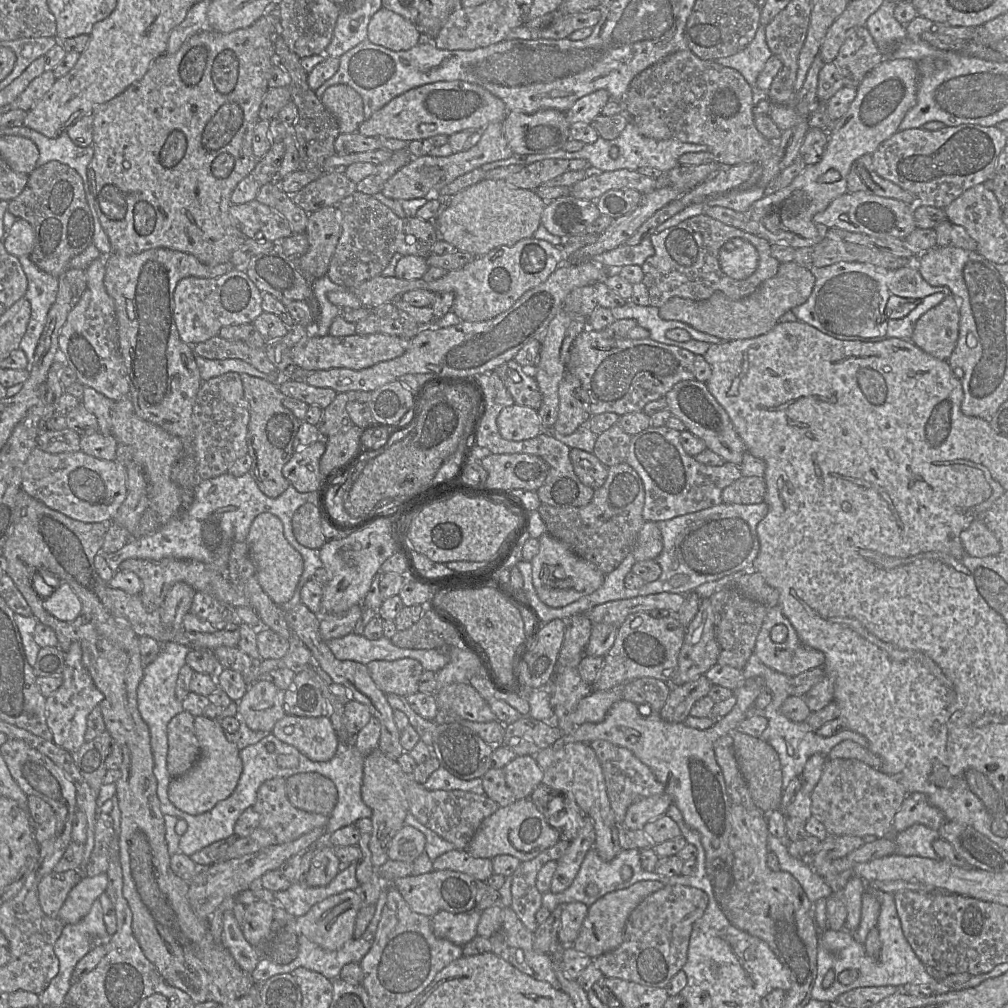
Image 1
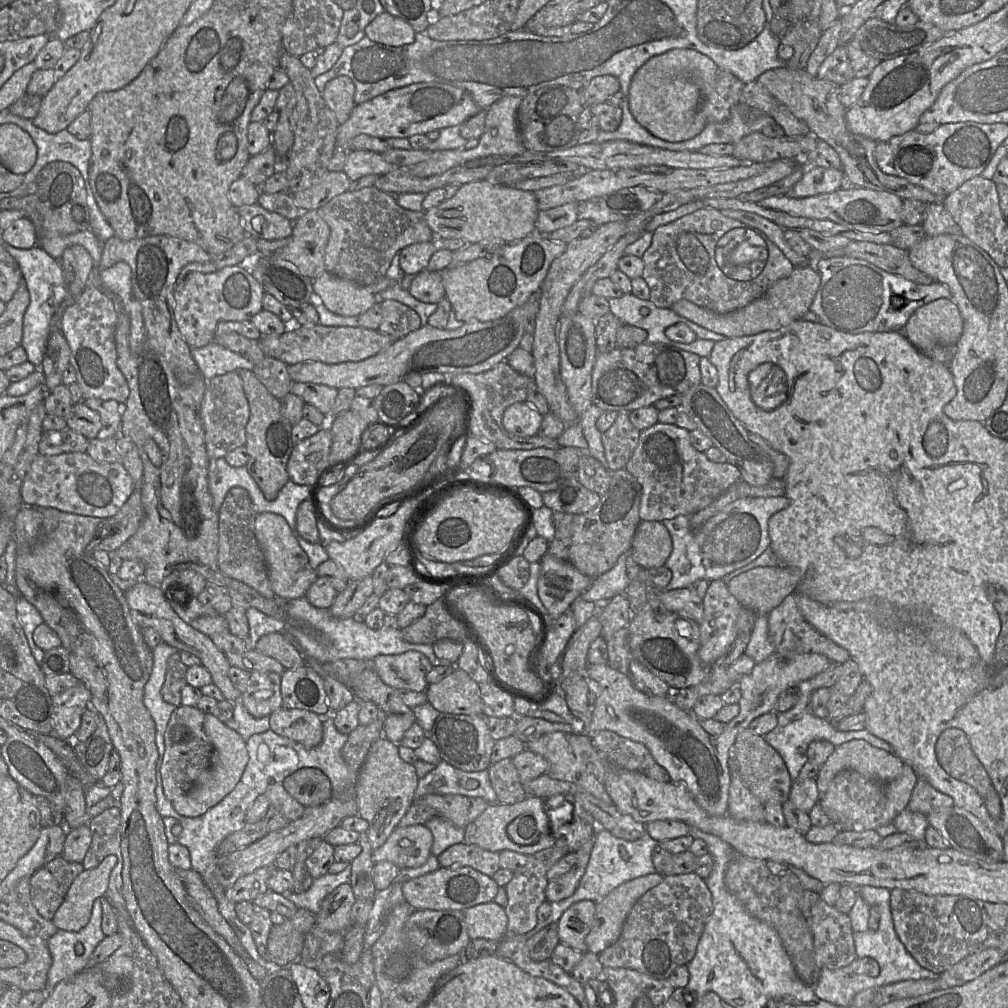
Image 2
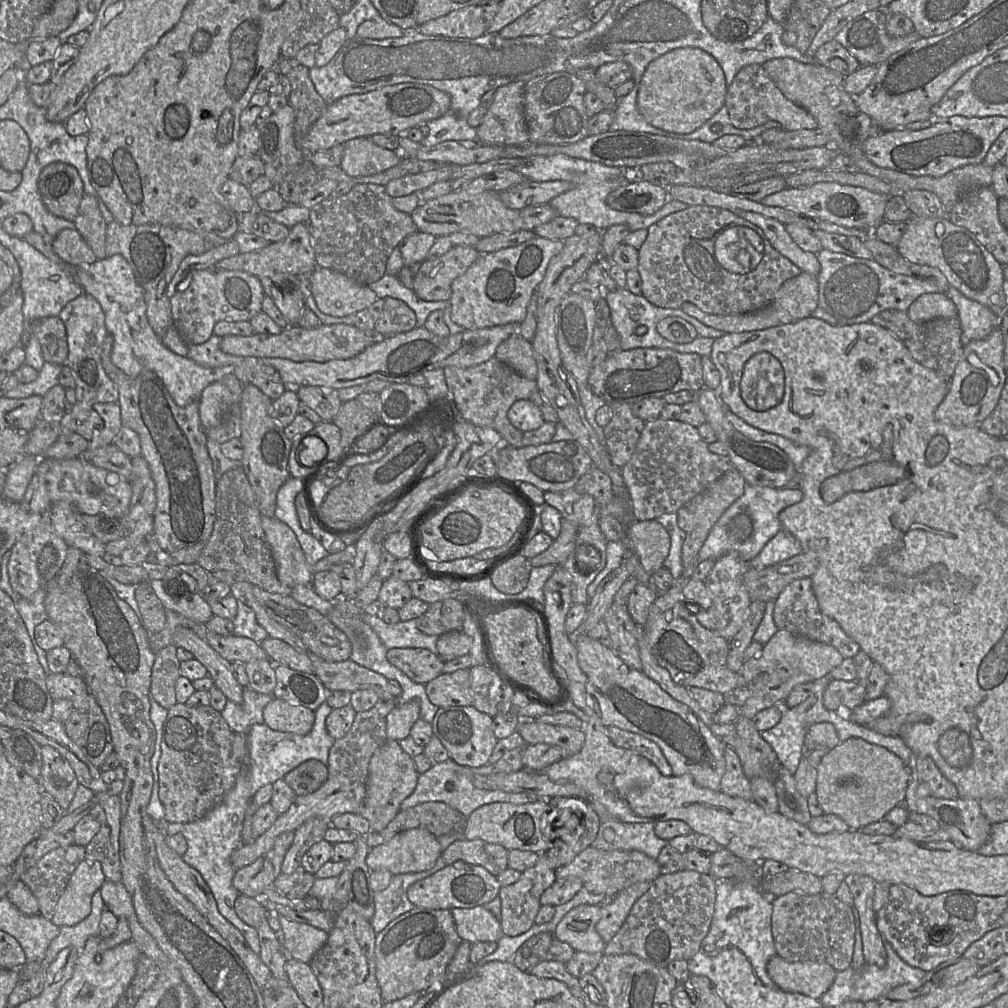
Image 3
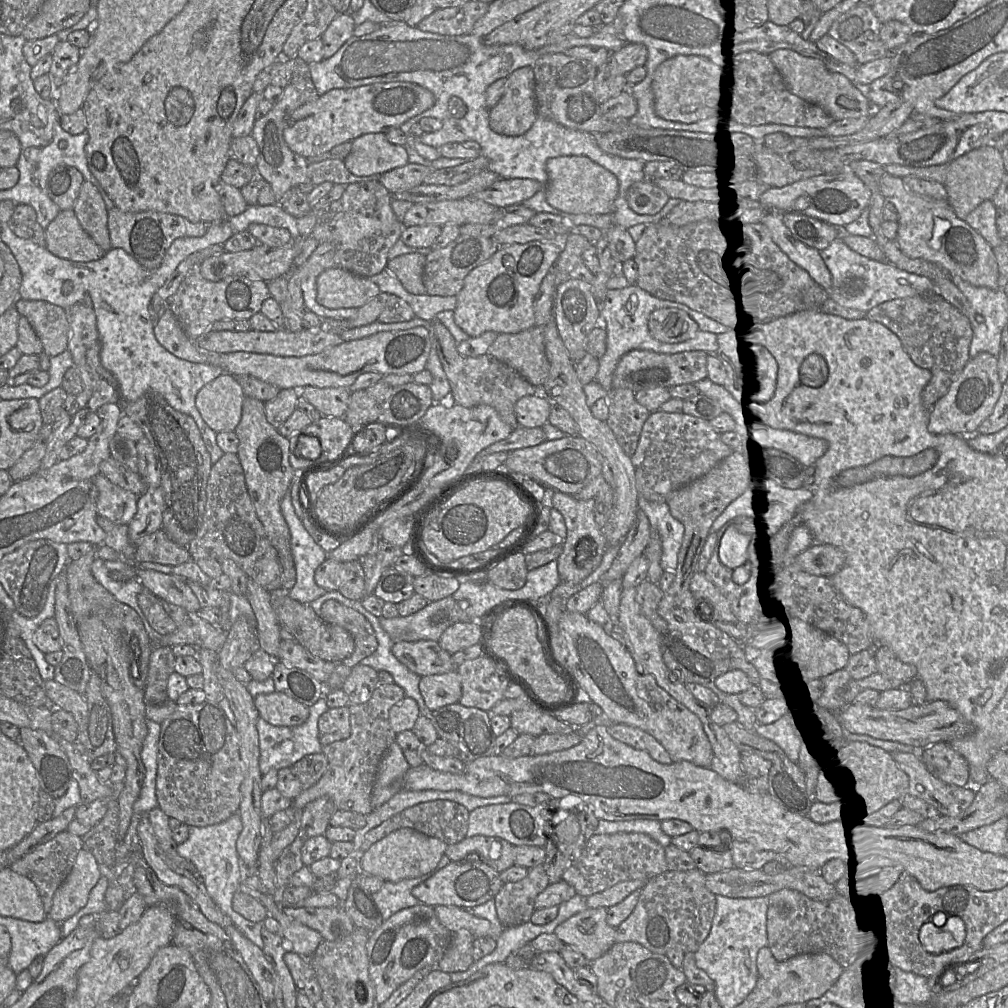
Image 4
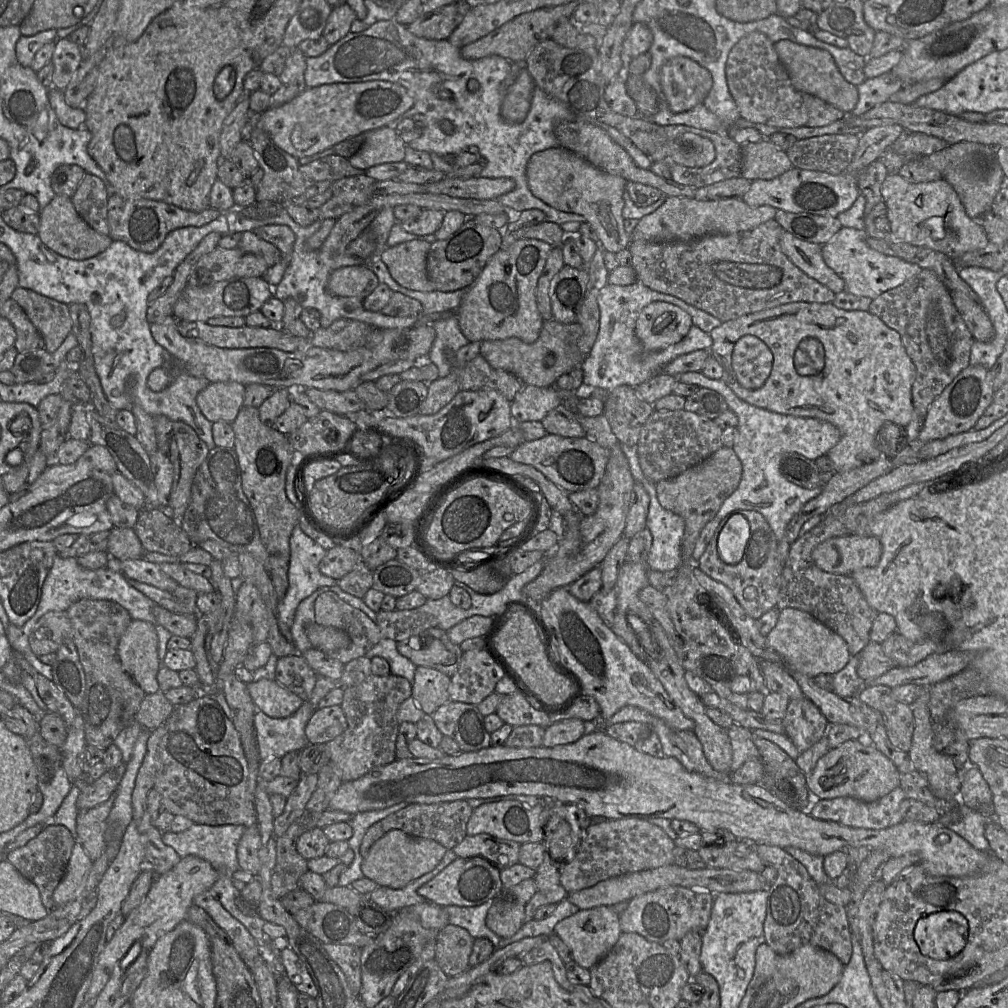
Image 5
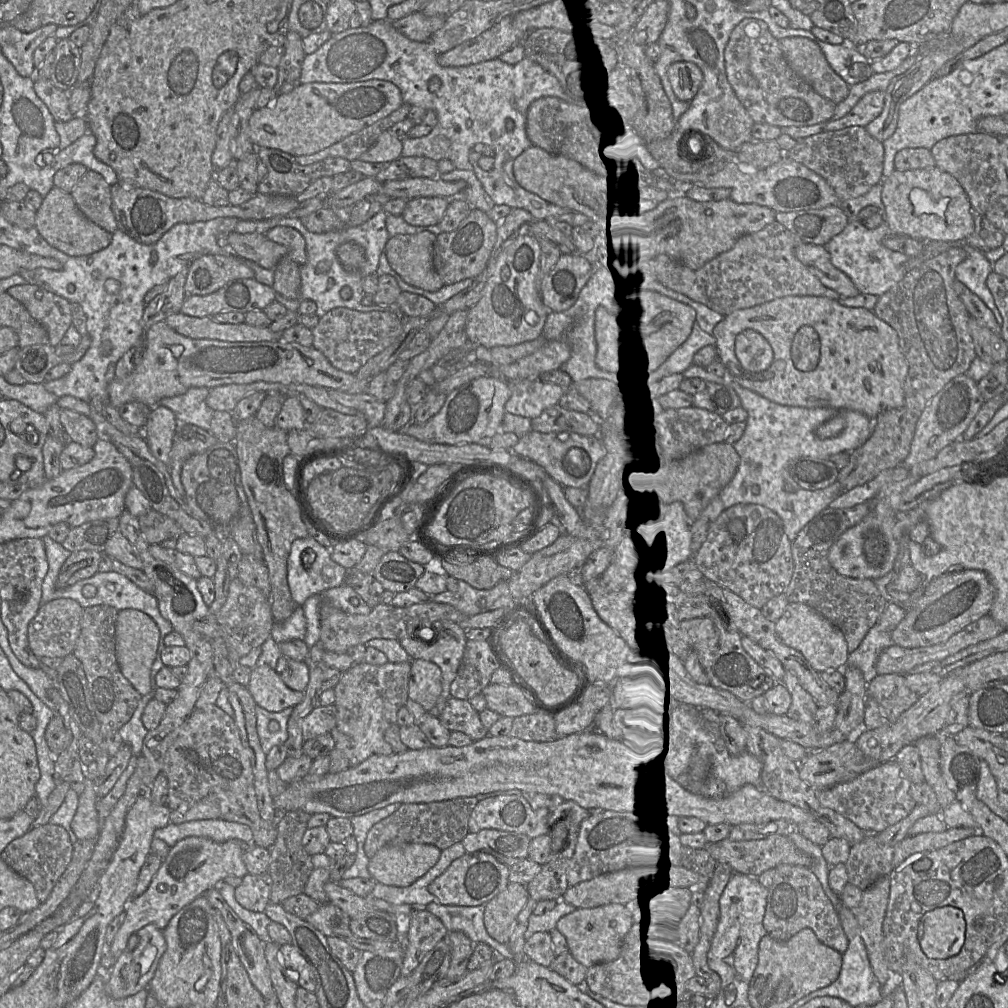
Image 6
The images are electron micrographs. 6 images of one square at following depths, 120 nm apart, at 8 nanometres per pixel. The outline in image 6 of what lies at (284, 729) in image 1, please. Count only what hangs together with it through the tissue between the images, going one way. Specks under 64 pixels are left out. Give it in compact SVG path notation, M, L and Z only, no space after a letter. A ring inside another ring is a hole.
M259 665L251 669L246 687L256 704L269 712L295 707L304 699L304 692L290 689L275 669Z

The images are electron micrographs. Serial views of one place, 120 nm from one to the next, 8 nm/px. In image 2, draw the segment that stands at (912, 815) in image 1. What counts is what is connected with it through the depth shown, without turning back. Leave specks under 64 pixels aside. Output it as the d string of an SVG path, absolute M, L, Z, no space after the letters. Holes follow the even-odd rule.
M918 777L906 808L923 815L946 807L954 806L953 798L936 790L926 779Z

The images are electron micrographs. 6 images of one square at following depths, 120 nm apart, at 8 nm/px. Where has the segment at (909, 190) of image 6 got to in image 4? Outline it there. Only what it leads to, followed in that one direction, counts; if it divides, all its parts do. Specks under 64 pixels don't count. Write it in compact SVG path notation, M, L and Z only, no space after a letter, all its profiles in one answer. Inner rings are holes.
M885 173L880 179L880 192L886 200L895 202L898 211L898 231L896 244L902 253L909 258L923 259L933 262L945 269L950 277L958 277L976 287L986 287L992 290L1001 288L1003 283L999 279L998 265L993 248L974 230L965 220L957 217L947 199L934 199L921 196L909 191L902 178Z

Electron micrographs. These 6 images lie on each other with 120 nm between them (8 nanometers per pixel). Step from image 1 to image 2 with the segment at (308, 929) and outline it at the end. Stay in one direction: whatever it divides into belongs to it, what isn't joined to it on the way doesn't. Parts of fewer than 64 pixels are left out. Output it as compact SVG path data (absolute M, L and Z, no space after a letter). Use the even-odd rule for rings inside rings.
M349 883L327 895L316 914L316 926L328 932L345 932L350 927L350 911L356 898Z

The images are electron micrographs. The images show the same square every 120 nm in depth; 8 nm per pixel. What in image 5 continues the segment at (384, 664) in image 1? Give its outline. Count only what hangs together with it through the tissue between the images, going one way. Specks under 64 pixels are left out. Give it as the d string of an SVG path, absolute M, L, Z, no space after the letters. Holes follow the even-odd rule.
M439 627L397 642L397 650L416 666L434 668L449 677L456 672L463 654L460 645L451 642L447 632Z

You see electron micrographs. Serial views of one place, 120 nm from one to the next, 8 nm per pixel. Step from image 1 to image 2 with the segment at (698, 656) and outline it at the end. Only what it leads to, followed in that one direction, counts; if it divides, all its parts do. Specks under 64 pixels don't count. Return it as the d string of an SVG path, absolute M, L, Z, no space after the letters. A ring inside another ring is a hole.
M722 579L709 582L704 602L704 615L699 622L700 645L698 655L704 665L711 666L729 648L737 636L736 621L742 605L729 592L727 584Z

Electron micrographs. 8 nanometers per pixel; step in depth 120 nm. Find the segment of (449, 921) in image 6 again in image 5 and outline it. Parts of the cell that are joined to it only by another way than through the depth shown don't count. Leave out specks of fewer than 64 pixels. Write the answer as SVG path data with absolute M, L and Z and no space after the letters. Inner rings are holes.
M488 900L479 906L447 906L443 909L448 915L449 924L466 929L474 939L489 939L497 949L501 938L486 925L486 916L492 902L493 900Z

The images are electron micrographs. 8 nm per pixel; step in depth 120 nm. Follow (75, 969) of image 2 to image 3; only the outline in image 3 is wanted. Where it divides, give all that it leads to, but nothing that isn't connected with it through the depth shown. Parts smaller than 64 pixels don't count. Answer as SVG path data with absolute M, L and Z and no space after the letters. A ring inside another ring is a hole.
M100 890L93 894L91 905L91 912L84 920L74 926L60 927L59 934L49 944L45 958L41 961L44 970L47 970L62 949L74 947L81 955L88 938L99 935L101 915L105 909Z

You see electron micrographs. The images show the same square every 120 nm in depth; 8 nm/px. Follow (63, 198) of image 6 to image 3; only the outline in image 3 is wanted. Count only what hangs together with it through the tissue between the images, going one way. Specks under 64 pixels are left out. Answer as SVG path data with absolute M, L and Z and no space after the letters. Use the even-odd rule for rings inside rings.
M77 228L61 230L52 242L53 250L71 265L94 263L98 258Z

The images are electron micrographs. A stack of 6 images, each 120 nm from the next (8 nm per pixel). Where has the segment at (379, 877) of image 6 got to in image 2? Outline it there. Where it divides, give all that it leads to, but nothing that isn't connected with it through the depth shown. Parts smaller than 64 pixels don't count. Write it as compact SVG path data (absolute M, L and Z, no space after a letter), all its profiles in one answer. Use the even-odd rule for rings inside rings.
M425 825L398 826L386 842L374 850L374 863L388 861L400 869L422 866L432 854L433 834Z

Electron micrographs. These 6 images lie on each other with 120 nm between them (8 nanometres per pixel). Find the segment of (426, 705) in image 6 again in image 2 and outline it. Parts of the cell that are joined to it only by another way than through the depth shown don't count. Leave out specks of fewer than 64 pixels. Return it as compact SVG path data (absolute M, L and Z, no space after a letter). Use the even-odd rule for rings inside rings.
M455 669L441 681L429 684L428 702L440 713L483 715L479 684L465 671Z

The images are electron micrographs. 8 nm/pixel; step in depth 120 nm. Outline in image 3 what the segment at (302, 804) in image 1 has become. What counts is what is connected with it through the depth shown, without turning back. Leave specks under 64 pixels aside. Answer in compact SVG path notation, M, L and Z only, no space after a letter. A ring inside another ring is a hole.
M310 759L291 770L284 780L297 796L304 796L318 790L327 777L327 766L319 760Z

